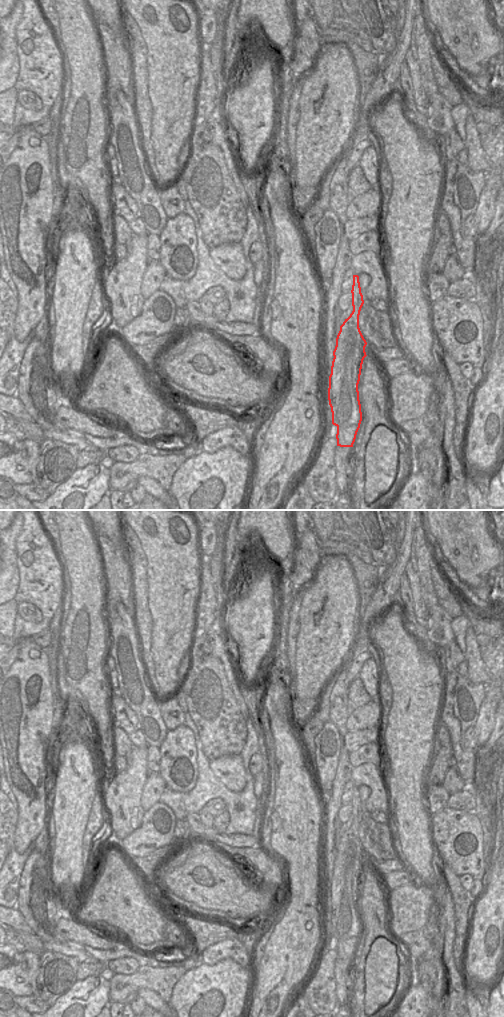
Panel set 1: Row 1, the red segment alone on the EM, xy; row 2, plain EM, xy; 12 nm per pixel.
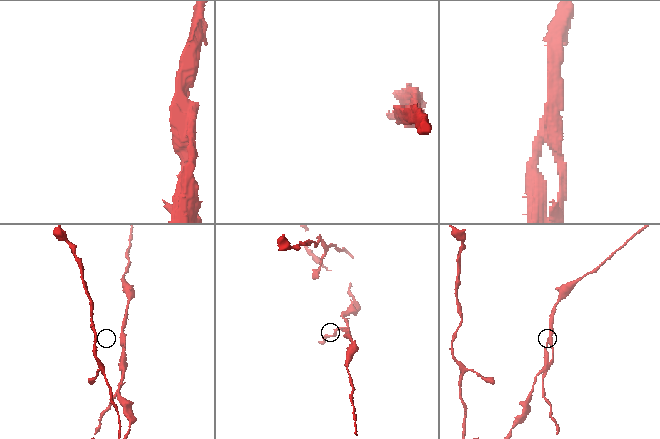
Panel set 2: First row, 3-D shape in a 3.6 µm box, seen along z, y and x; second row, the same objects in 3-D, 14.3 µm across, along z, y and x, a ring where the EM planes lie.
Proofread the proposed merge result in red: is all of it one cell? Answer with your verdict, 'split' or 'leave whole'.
split

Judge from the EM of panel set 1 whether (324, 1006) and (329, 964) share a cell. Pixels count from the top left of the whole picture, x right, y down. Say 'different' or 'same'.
same

